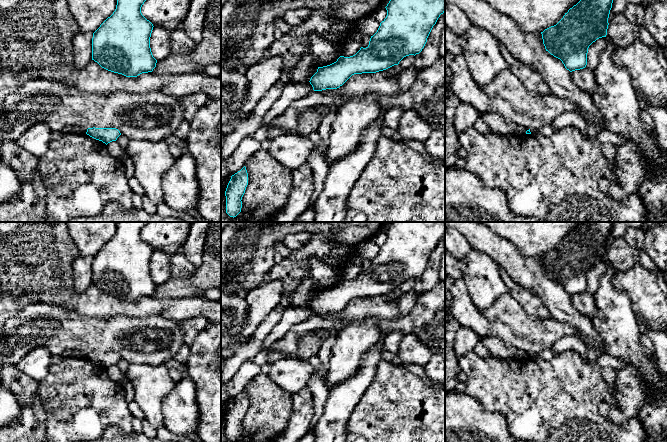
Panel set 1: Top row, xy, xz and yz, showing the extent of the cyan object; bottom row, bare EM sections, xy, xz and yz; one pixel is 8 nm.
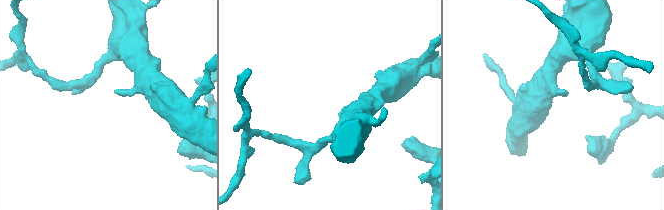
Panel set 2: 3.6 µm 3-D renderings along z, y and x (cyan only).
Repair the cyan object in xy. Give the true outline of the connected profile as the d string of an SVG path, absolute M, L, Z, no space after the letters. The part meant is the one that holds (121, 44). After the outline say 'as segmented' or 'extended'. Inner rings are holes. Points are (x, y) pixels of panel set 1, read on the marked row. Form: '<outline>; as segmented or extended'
M117 0L113 14L93 33L92 60L102 68L137 77L156 67L150 48L154 26L141 13L145 1Z; as segmented

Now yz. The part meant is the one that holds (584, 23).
M580 0L556 25L541 32L546 51L560 59L570 72L585 68L589 46L607 35L612 3L613 0Z; as segmented

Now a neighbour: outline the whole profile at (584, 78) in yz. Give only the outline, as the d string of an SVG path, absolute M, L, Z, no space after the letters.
M587 67L572 71L571 77L577 87L589 94L594 93L598 88L594 72Z

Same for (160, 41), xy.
M154 26L150 37L150 48L157 61L171 54L171 31L163 26Z

